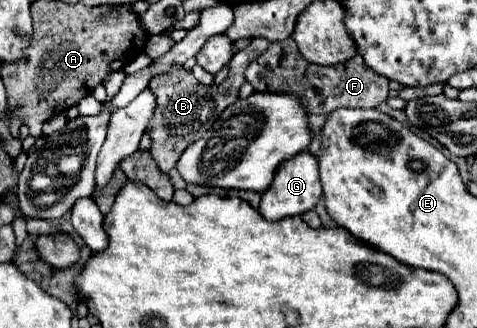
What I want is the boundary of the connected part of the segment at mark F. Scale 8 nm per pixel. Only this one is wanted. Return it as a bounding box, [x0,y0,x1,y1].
[245,37,389,115]

